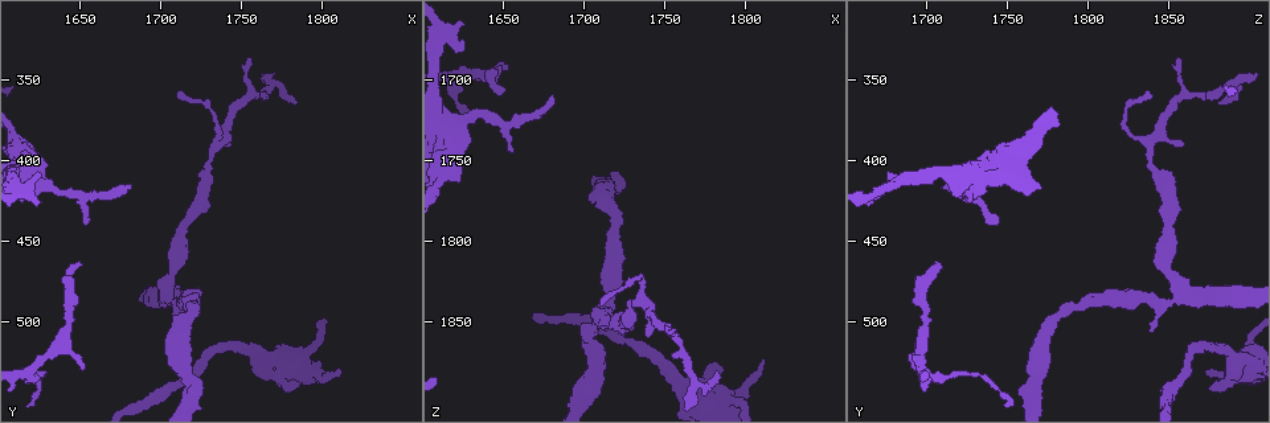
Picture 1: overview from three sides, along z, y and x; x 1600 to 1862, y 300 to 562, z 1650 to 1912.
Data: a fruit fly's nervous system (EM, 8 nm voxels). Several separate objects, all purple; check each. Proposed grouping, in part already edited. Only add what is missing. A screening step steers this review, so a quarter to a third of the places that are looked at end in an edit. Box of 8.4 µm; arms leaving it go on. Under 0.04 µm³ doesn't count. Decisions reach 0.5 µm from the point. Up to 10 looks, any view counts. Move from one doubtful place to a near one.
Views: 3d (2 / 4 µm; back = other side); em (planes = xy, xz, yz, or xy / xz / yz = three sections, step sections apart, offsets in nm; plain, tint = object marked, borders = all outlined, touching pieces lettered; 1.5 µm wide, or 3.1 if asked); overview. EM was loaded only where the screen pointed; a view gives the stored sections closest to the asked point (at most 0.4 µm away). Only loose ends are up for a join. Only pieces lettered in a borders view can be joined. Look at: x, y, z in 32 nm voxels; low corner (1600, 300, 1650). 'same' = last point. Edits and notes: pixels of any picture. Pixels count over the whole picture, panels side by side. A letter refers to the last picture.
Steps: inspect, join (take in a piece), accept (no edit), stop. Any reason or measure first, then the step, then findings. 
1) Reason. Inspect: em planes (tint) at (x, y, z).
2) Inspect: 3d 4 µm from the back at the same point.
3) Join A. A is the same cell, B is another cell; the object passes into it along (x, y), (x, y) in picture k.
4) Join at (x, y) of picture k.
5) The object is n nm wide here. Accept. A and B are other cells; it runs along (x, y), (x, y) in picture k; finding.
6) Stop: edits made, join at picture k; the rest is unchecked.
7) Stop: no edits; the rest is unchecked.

Free end. Inspect: 3d 4 µm from the back at (1712, 358, 1838).

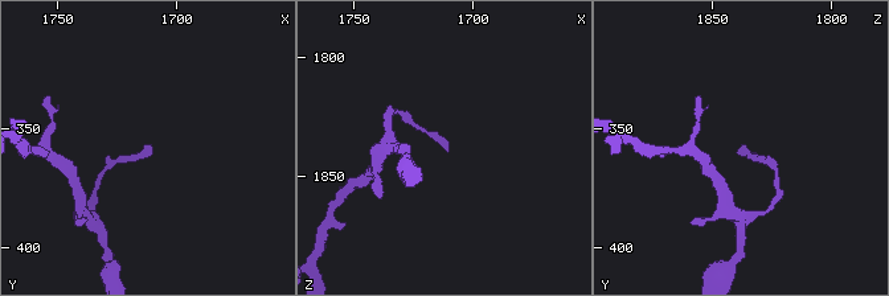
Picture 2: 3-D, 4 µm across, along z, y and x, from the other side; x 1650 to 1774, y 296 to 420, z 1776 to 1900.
Now the EM. Inspect: em planes (borders) at (1710, 358, 1837).

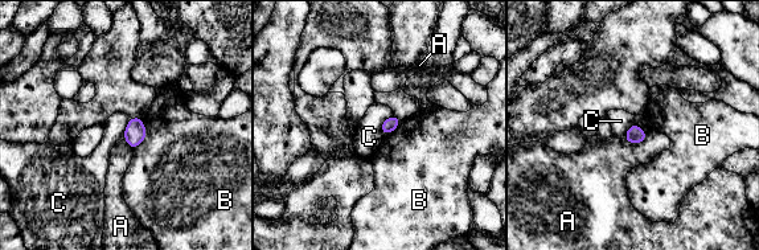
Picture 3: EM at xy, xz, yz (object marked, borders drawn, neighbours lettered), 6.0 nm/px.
Accept. A, B and C are other cells; a border runs along (645, 131), (632, 124), (623, 139) in picture 3; no lettered piece goes on from it.

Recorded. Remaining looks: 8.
Thin end. Inspect: em planes (tint) at (1782, 362, 1882).

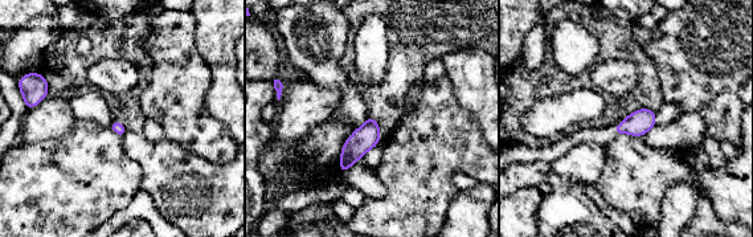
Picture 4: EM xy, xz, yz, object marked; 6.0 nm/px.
Inspect: em planes (borders) at the same point.

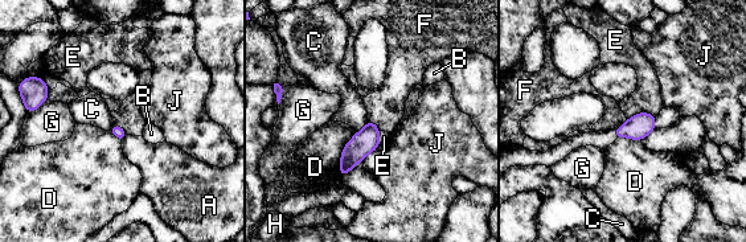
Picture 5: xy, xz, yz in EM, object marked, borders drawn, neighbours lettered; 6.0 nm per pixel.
Accept. A, B, C, D, E, F, G, H and J are other cells; a border runs along (114, 122), (127, 134) in picture 5; none of them fits.

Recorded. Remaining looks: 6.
Free end. Inspect: em planes (borders) at (1680, 416, 1708).

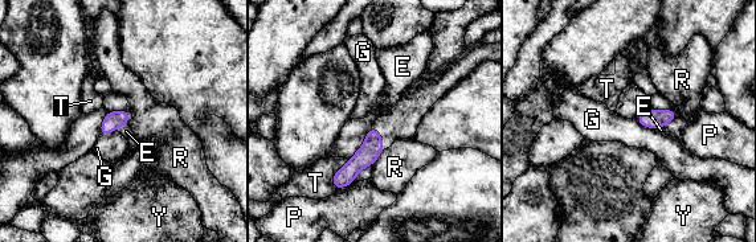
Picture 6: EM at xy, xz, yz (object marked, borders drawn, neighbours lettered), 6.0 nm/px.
The longest contact is with T, 190 nm. Accept. E, G, P, R, T and Y are other cells; it runs along (374, 132), (371, 150), (338, 184) in picture 6; none of them fits.

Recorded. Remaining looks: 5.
Free end. Inspect: 3d 2 µm from the back at (1652, 530, 1694).

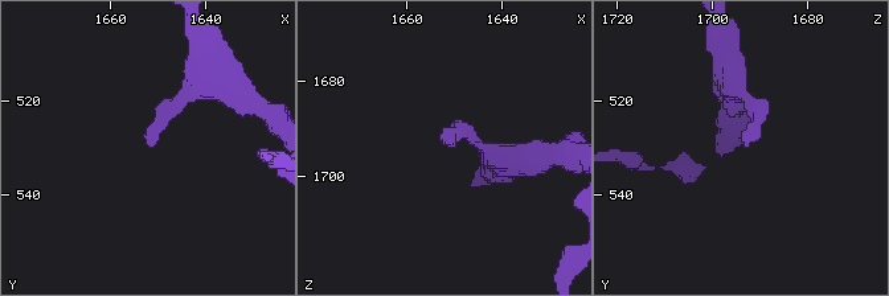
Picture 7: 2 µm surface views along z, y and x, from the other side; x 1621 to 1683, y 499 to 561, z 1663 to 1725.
Inspect: em planes (plain) at (1651, 529, 1692).

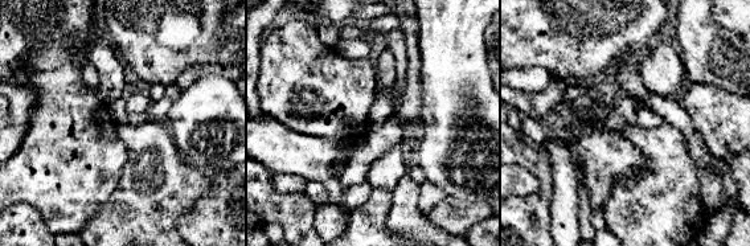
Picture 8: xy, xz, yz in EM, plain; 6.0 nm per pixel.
What lies round it. Inspect: em planes (borders) at the same point.

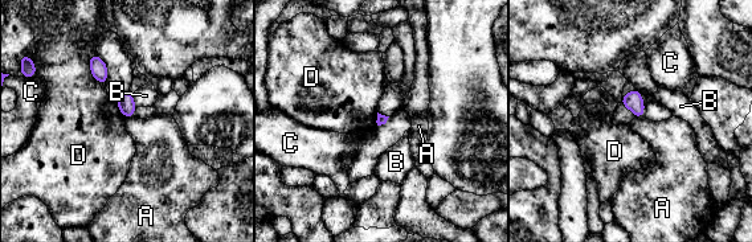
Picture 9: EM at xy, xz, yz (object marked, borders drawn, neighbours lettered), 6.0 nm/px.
The longest contact is with D, 220 nm. Accept. A, B, C and D are other cells; no lettered piece goes on from it.

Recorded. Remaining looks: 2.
Stop: no edits; the rest is unchecked.

